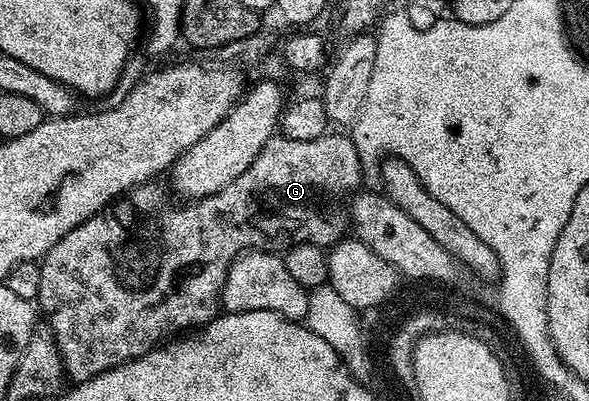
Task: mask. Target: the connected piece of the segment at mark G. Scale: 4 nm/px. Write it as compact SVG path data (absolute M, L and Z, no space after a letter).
M278 133L273 139L266 142L264 149L260 149L256 161L252 161L252 165L248 165L248 169L244 169L244 173L240 173L240 177L236 177L236 181L232 181L232 185L224 185L224 189L220 189L220 193L212 193L203 199L186 201L181 204L183 207L177 207L176 204L170 203L165 189L160 185L161 182L141 183L138 187L133 187L132 190L126 192L125 195L119 195L113 203L103 207L102 210L97 211L92 217L88 217L80 225L76 225L70 233L64 233L64 237L60 237L60 241L56 241L56 245L52 245L49 253L43 255L40 260L40 285L36 303L41 314L45 318L46 315L50 318L48 330L53 335L54 344L58 347L62 358L62 370L65 378L67 380L74 379L70 381L75 384L83 383L108 369L120 366L121 363L127 363L133 359L139 359L141 355L148 354L149 351L159 346L167 336L174 337L179 333L186 333L191 329L205 327L206 324L211 323L220 314L222 286L228 277L228 269L233 265L234 260L245 252L255 249L289 249L298 243L314 243L318 247L326 249L339 243L348 231L346 202L351 192L363 186L363 184L361 185L362 171L364 171L364 165L360 161L360 153L356 153L356 145L349 134L333 135L333 133L327 133L316 137L316 141L292 141L287 139L285 135Z

